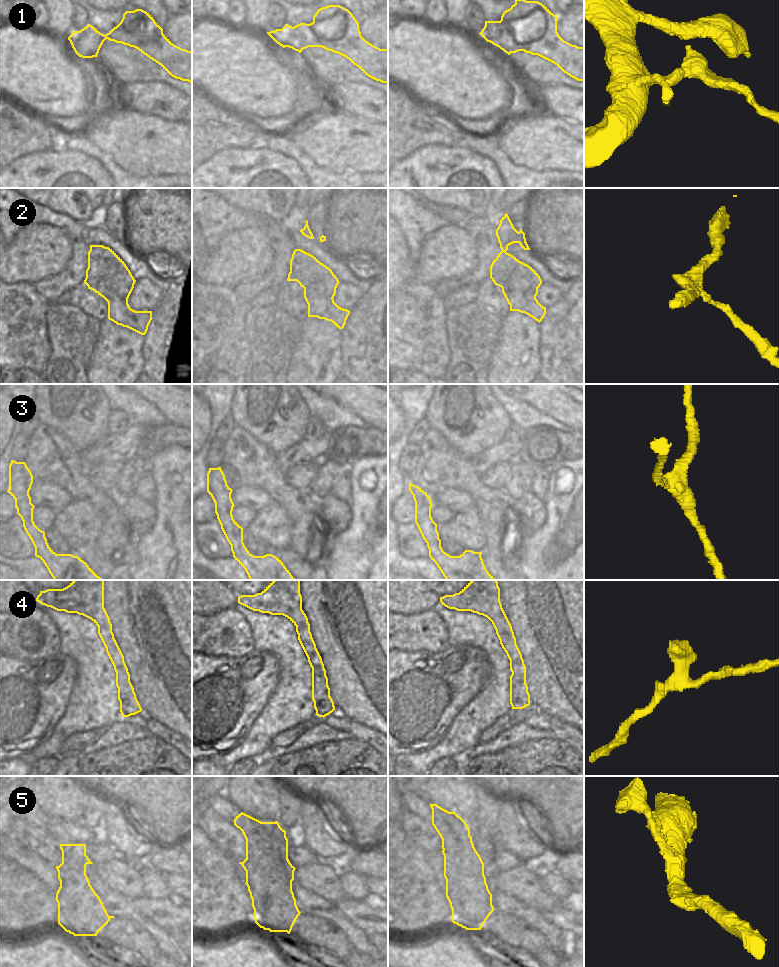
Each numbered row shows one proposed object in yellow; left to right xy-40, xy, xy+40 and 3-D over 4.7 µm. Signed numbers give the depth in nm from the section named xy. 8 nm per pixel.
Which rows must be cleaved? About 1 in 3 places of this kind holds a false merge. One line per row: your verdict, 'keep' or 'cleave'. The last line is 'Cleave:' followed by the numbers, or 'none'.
1: cleave
2: cleave
3: keep
4: keep
5: cleave
Cleave: 1, 2, 5

